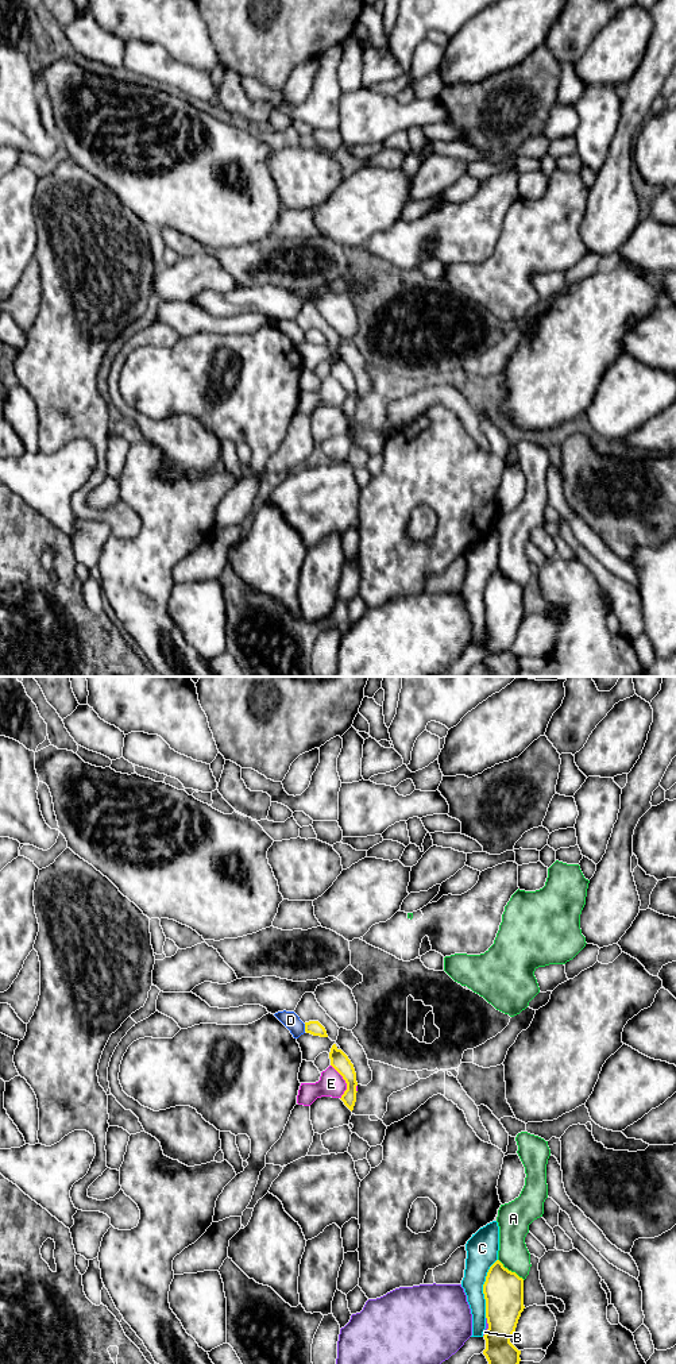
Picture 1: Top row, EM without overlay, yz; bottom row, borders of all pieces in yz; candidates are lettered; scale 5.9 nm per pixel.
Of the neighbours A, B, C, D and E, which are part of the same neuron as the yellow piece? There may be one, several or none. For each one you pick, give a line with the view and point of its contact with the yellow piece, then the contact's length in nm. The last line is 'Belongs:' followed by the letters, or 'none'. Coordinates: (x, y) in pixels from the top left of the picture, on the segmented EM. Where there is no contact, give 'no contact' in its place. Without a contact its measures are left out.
Belongs: none

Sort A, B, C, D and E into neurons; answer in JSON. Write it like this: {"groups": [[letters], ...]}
{"groups": [["A"], ["B"], ["C"], ["D"], ["E"]]}

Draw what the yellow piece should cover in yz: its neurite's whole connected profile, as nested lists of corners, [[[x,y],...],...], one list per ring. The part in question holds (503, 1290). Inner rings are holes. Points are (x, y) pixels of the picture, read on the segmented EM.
[[[497,1260],[487,1272],[483,1294],[488,1323],[483,1355],[488,1364],[519,1364],[521,1350],[510,1338],[525,1309],[524,1279]]]

